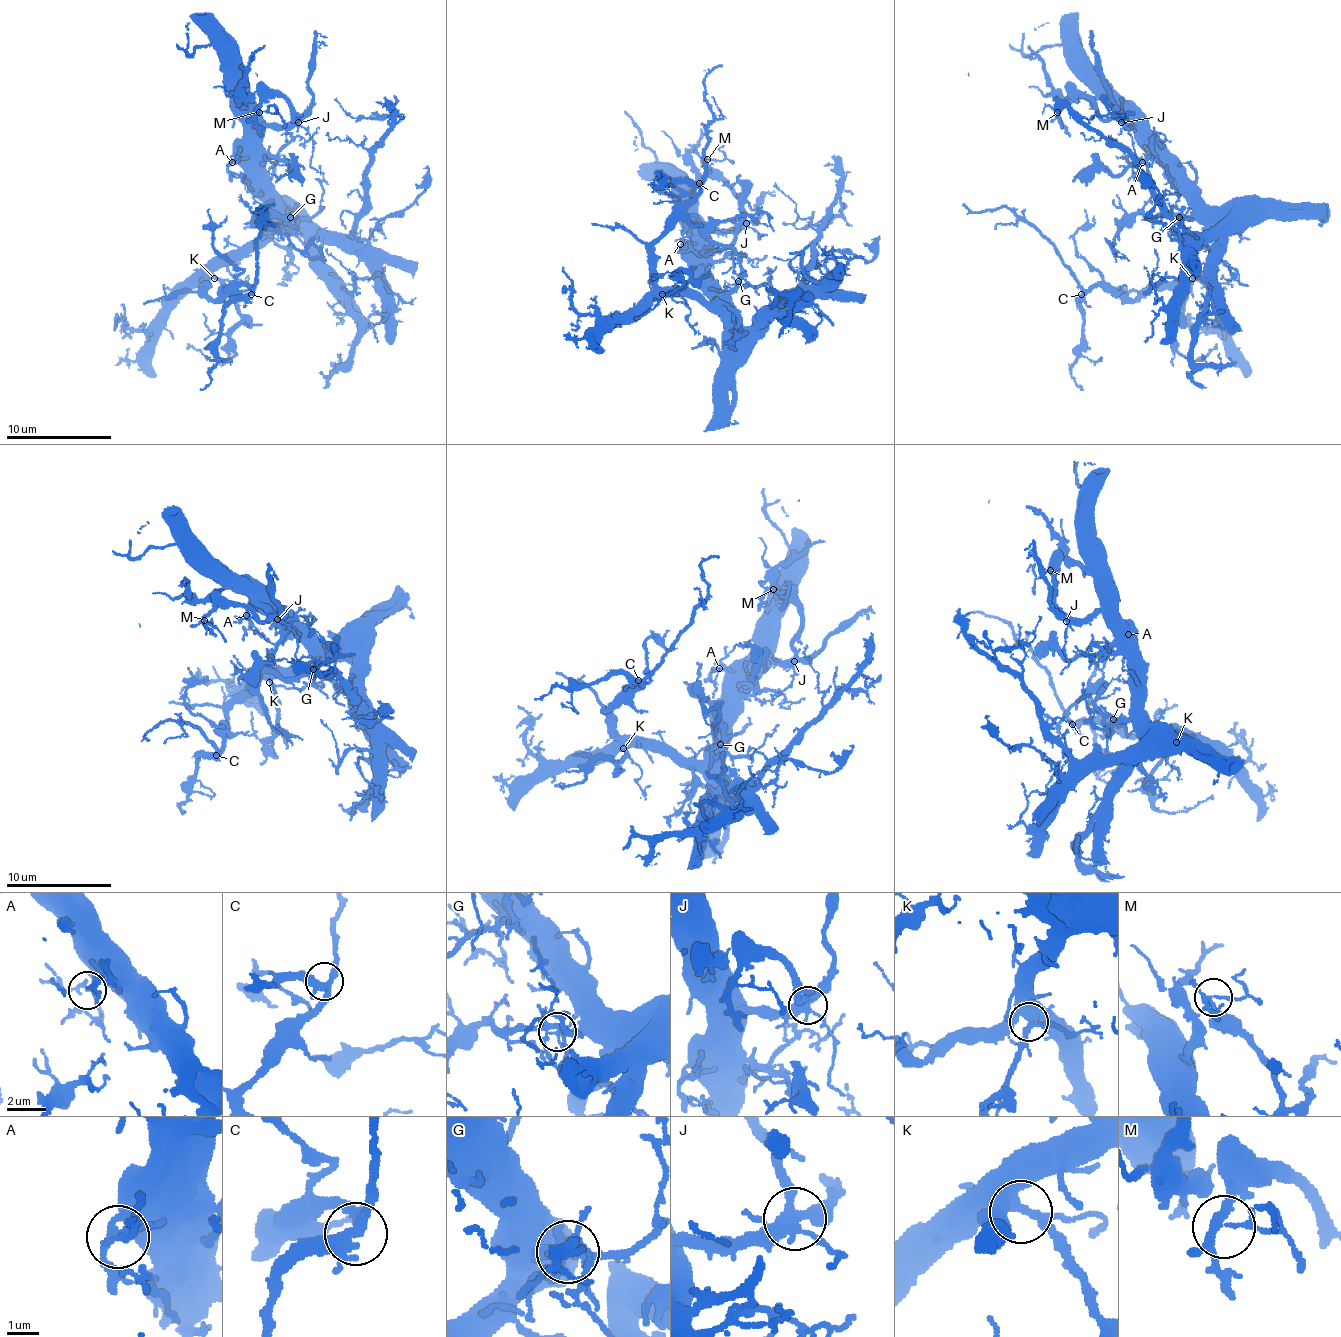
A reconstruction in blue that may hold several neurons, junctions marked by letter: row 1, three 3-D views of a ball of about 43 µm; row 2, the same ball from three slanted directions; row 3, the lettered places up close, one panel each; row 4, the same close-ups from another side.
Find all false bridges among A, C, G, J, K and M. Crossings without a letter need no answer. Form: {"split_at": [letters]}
{"split_at": []}

